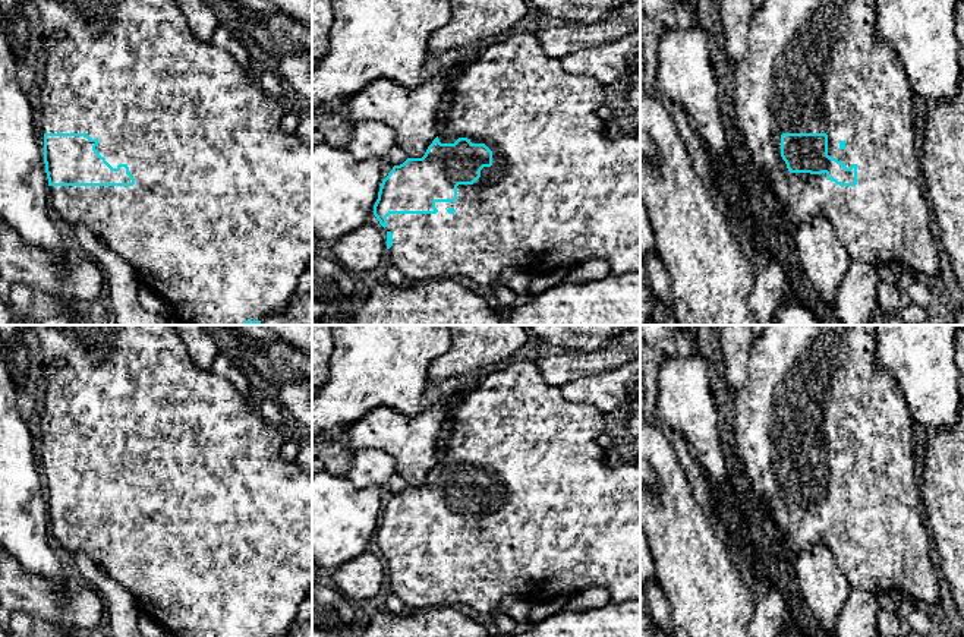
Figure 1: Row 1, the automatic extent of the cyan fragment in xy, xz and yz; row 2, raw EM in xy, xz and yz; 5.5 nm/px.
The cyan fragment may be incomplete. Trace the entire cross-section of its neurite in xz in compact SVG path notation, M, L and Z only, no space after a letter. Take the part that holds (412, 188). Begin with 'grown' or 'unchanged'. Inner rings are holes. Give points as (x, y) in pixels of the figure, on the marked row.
grown; M522 32L482 50L479 57L451 82L453 105L441 122L438 136L422 158L407 158L394 165L382 180L374 215L387 230L387 255L407 283L445 280L464 275L482 286L492 286L498 275L513 267L533 275L561 267L576 267L592 259L605 259L609 274L640 271L640 135L614 133L596 111L605 105L605 86L589 76L566 72L560 60L545 54L536 32Z

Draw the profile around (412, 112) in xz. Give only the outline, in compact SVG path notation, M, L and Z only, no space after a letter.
M435 75L416 86L403 86L390 79L377 79L352 95L344 116L353 123L377 120L396 133L396 145L409 158L422 158L438 136L438 105L453 78Z

